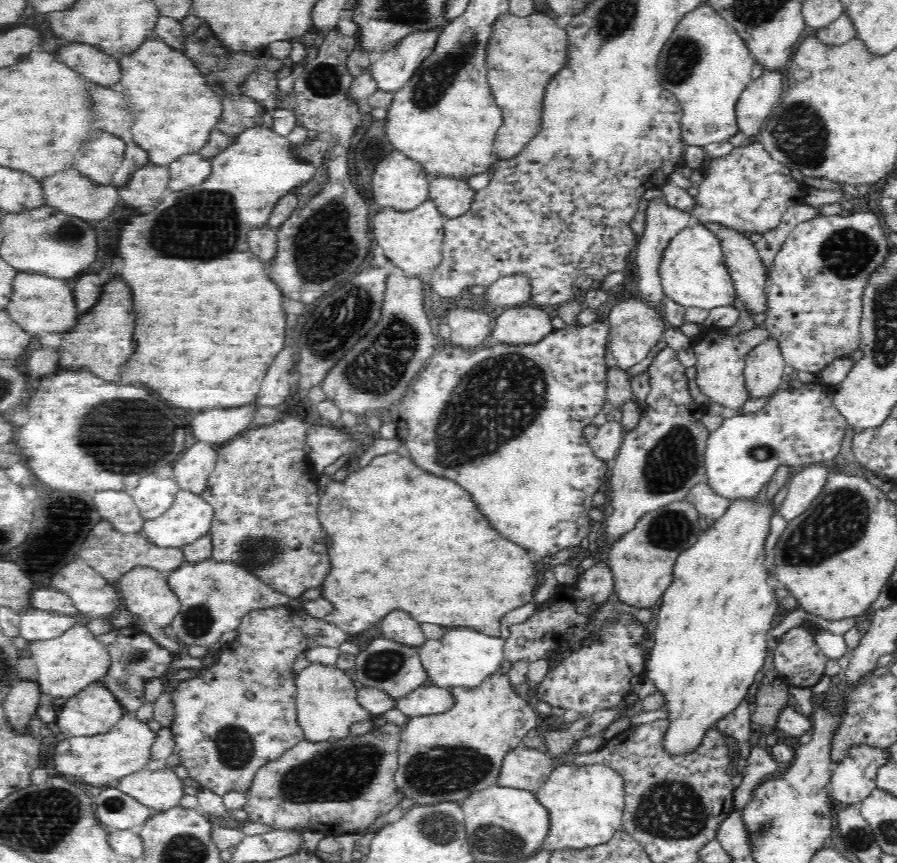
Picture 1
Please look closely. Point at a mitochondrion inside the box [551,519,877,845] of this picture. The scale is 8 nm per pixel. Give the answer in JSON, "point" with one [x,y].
{"point":[670,809]}

